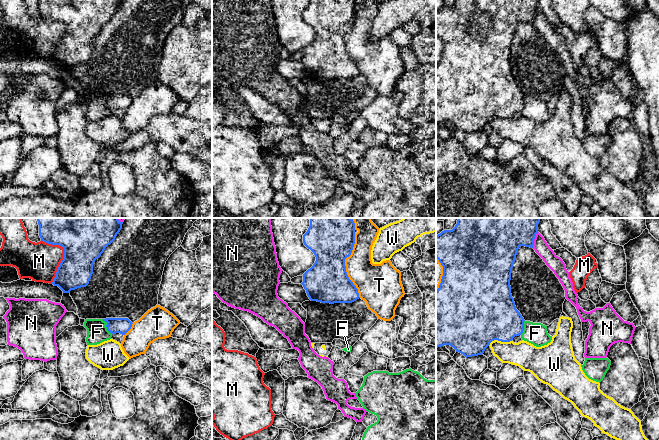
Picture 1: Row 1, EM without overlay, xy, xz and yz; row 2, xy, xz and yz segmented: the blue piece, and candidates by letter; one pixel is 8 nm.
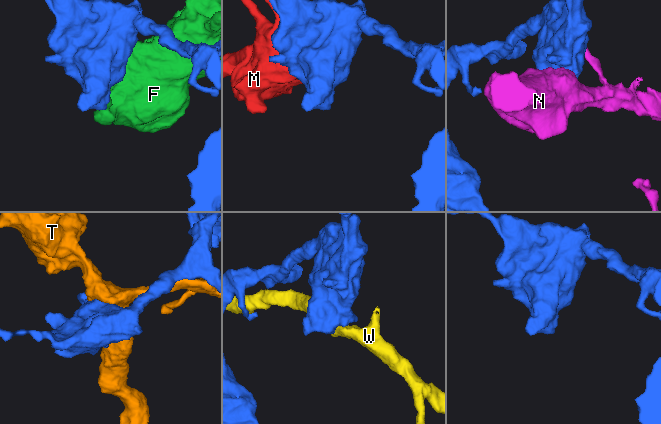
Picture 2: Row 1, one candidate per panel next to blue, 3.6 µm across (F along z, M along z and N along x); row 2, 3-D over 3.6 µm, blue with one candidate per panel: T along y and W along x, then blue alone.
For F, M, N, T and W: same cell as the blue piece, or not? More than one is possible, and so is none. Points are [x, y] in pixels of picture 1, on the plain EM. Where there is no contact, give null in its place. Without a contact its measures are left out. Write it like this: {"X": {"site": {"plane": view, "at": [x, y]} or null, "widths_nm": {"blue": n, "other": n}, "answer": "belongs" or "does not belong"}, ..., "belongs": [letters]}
{"F": {"site": {"plane": "xy", "at": [106, 102]}, "widths_nm": {"blue": 130, "other": 170}, "answer": "does not belong"}, "M": {"site": {"plane": "xy", "at": [64, 31]}, "widths_nm": {"blue": 320, "other": 300}, "answer": "does not belong"}, "N": {"site": {"plane": "yz", "at": [533, 16]}, "widths_nm": {"blue": 280, "other": 120}, "answer": "does not belong"}, "T": {"site": {"plane": "xz", "at": [344, 41]}, "widths_nm": {"blue": 340, "other": 260}, "answer": "does not belong"}, "W": {"site": {"plane": "yz", "at": [499, 116]}, "widths_nm": {"blue": 460, "other": 200}, "answer": "does not belong"}, "belongs": []}

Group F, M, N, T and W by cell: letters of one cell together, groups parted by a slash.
F / M / N / T / W

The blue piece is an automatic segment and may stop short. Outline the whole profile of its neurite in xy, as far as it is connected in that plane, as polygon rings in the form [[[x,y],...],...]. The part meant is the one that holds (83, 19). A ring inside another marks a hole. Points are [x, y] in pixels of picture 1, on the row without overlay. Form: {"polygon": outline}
{"polygon": [[[38,0],[41,17],[59,21],[64,25],[56,53],[52,60],[58,62],[63,69],[86,63],[93,50],[93,40],[110,21],[122,5],[122,0]]]}

